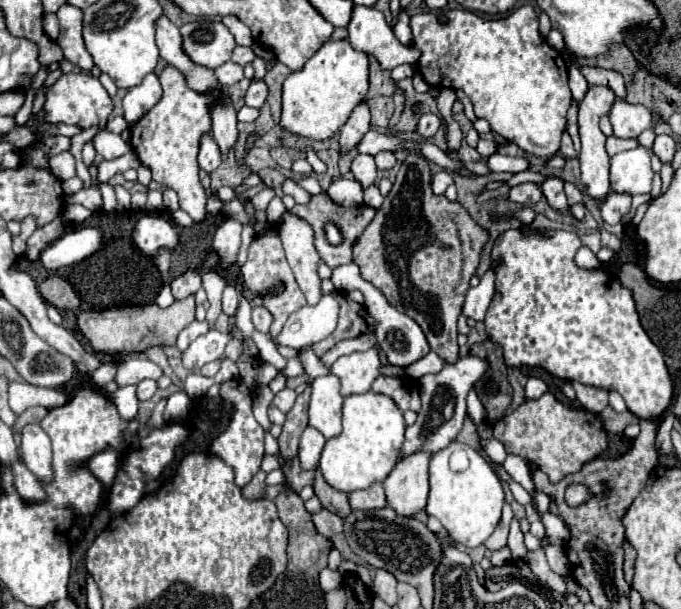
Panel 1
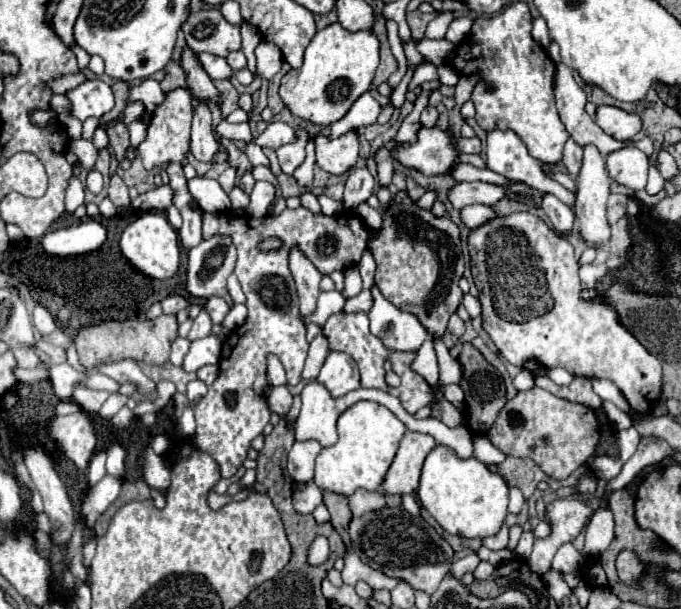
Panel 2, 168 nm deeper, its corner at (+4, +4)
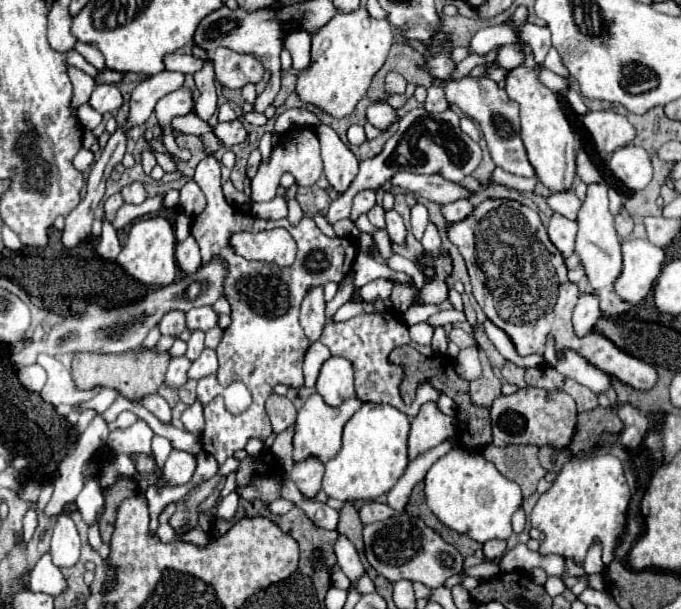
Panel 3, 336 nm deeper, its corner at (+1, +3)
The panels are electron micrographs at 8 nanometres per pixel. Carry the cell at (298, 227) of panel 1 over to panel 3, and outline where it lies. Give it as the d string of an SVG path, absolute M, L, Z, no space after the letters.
M311 287L301 303L301 327L309 341L317 341L325 327L325 299L323 287Z

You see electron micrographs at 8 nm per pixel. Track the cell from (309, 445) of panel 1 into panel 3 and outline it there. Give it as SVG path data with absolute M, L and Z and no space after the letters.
M313 455L305 457L303 461L297 461L291 469L291 479L305 497L313 497L321 489L321 477L323 477L323 463Z

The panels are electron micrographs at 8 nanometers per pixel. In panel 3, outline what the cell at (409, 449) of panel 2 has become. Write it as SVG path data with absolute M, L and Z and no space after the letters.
M435 403L423 405L419 415L411 421L409 461L413 461L421 453L437 447L451 435L455 435L455 417L443 415Z

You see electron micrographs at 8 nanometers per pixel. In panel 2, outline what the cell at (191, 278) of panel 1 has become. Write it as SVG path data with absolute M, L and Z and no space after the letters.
M168 296L160 304L162 304L164 314L178 314L180 310L184 310L188 306L188 302L182 296Z

